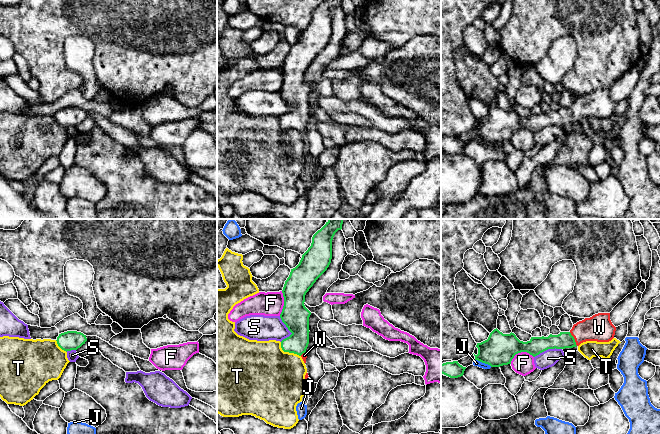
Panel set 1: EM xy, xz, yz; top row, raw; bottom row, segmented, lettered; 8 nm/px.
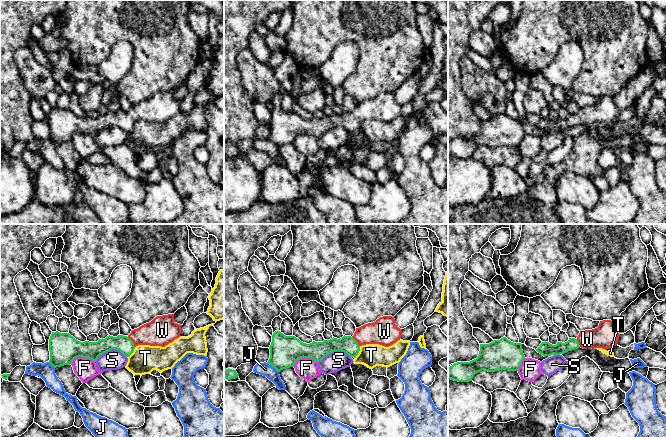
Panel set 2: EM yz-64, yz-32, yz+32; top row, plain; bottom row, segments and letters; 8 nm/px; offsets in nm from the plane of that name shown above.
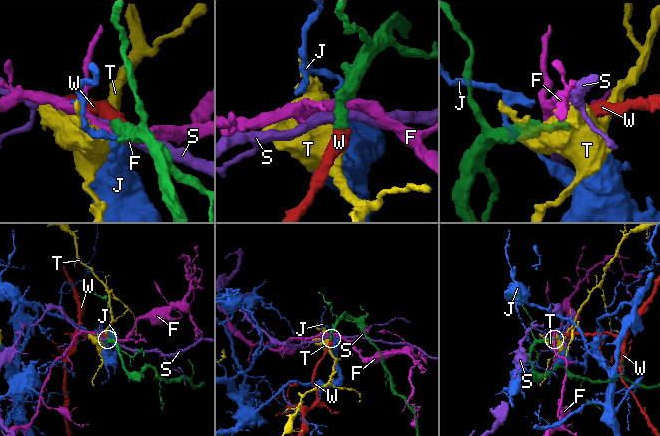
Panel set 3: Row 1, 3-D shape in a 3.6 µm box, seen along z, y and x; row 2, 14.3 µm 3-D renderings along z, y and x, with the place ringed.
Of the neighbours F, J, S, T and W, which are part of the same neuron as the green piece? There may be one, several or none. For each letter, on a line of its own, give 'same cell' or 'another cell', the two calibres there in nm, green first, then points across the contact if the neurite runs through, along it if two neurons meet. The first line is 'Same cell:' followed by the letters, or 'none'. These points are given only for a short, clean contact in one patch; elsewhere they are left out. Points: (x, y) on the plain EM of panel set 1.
Same cell: W
F: another cell; calibres 260 and 180 nm; border yz (533, 132), (526, 128), (518, 128), (510, 139)
J: another cell; calibres 260 and 50 nm; border yz (473, 137), (479, 136), (491, 142)
S: another cell; calibres 220 and 200 nm; border xz (279, 92), (291, 109), (281, 117)
T: another cell; calibres 190 and 480 nm; border xz (280, 118), (280, 123), (284, 127), (293, 128), (300, 132)
W: same cell; calibres 130 and 220 nm; way yz (563, 116), (574, 115), (584, 106), (599, 103)

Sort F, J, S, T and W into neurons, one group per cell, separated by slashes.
F / J / S / T / W

